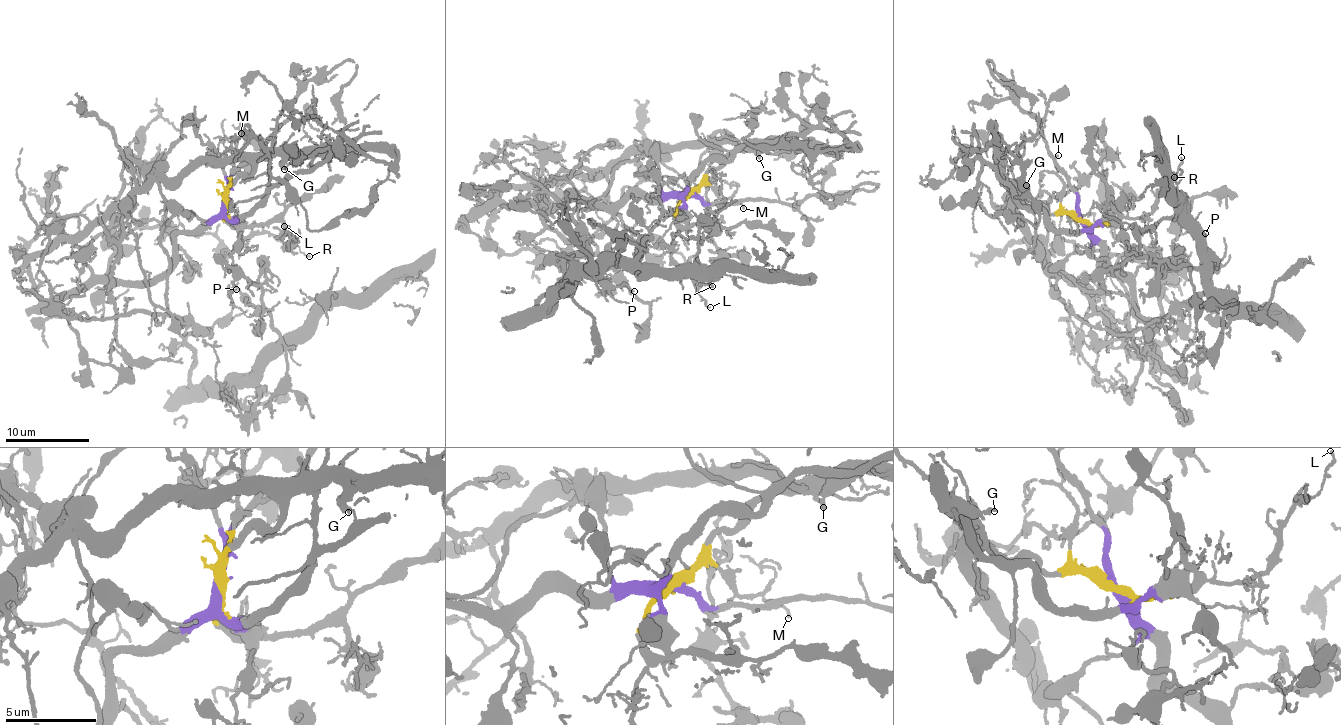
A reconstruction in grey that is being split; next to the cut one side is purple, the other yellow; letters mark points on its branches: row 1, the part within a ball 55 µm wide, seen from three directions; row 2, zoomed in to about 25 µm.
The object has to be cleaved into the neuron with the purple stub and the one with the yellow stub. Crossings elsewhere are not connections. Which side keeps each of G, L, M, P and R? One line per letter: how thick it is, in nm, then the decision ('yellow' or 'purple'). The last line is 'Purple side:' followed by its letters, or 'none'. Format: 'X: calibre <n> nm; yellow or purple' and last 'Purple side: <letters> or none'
G: calibre 140 nm; yellow
L: calibre 110 nm; yellow
M: calibre 120 nm; yellow
P: calibre 120 nm; purple
R: calibre 120 nm; yellow
Purple side: P

